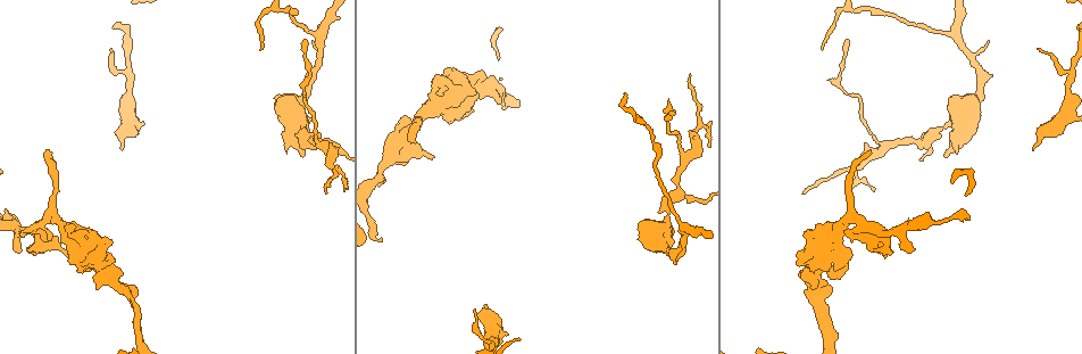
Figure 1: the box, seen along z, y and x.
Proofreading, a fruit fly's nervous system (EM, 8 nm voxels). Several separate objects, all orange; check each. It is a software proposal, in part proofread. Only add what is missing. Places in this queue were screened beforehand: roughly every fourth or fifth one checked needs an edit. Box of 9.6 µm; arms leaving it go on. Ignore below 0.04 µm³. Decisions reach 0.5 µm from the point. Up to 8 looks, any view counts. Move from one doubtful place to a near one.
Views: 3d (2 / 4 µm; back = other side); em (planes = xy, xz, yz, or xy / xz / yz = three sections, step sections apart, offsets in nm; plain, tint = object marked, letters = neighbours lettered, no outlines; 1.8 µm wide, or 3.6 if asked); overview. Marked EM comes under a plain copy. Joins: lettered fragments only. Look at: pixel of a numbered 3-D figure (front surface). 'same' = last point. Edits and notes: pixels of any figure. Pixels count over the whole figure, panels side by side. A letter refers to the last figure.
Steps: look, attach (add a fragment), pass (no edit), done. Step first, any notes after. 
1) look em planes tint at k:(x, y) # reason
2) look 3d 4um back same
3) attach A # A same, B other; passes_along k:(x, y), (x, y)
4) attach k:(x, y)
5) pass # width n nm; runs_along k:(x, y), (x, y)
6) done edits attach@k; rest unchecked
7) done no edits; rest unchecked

look 3d 2um back at 1:(50, 152) # free end

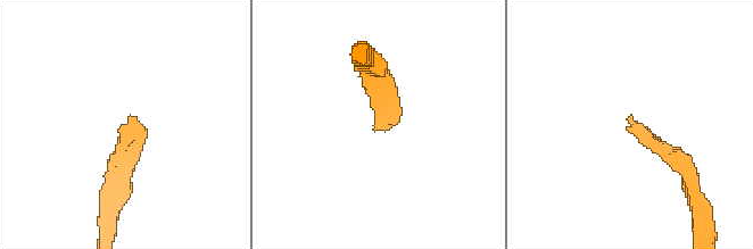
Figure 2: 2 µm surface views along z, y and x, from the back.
look em xy step 16 tint at 2:(128, 118) # now the EM

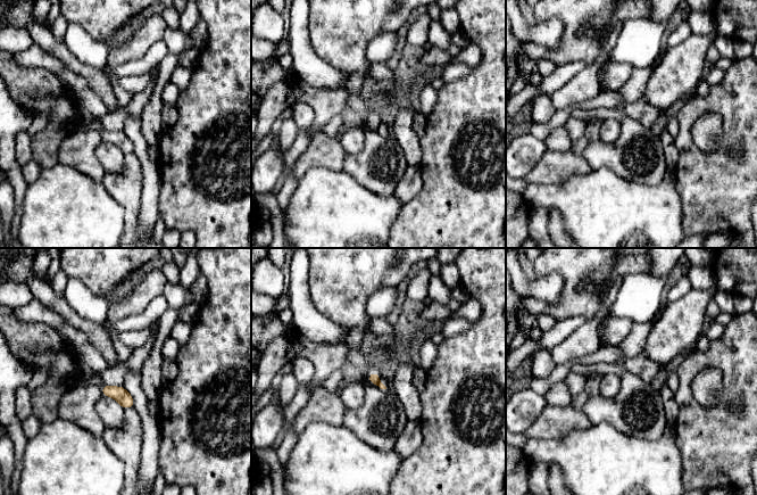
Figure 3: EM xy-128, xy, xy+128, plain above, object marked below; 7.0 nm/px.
look em planes letters same

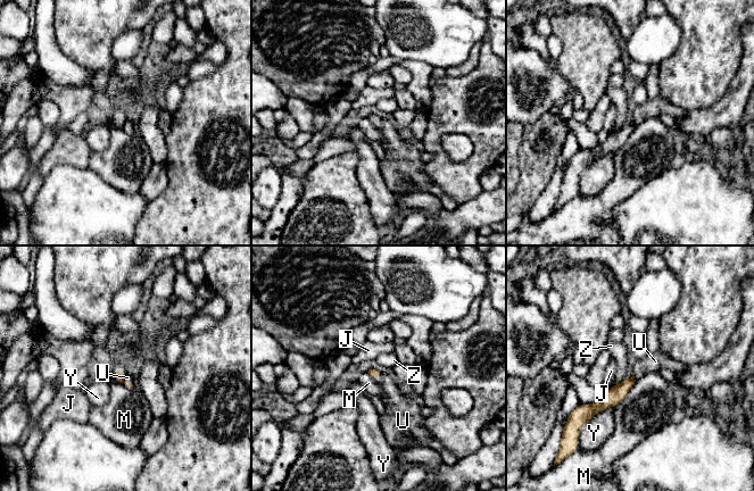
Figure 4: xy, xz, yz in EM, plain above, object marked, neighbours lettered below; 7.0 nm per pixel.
attach 4:(655, 361) # J other, M other, U same, Y other, Z other; passes_along 4:(616, 393), (634, 376), (655, 361); it goes on there

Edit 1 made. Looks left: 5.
look 3d 2um at 1:(911, 249) # tapers out

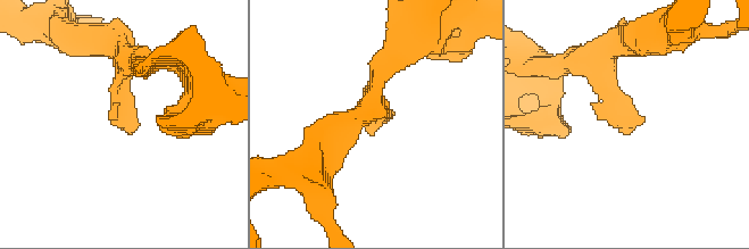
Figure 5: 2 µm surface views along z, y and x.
look em planes tint at 5:(640, 124)

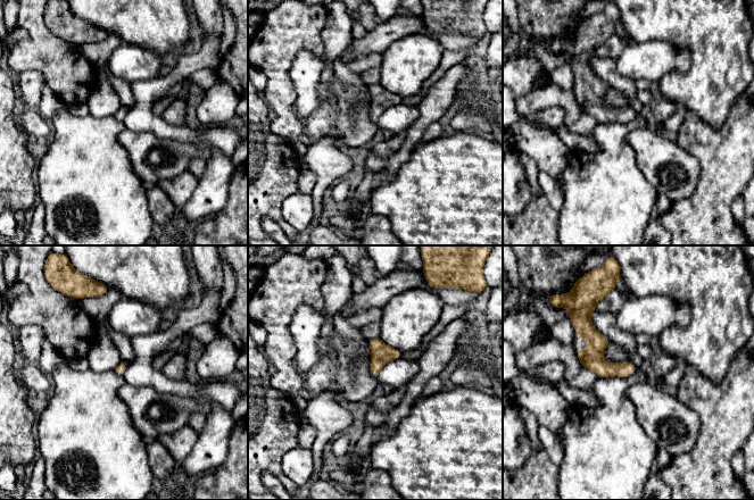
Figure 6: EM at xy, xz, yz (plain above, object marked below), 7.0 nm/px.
look em planes letters same # what lies round it

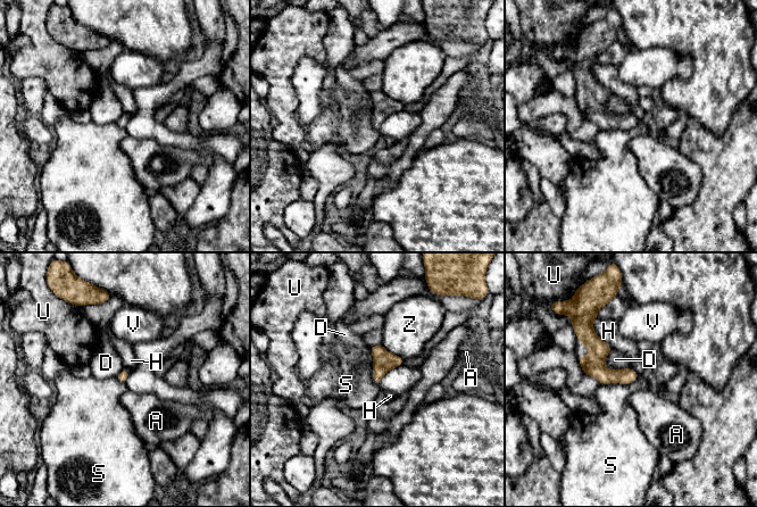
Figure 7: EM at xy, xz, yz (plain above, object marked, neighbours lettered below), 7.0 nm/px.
pass # A other, D other, H other, S other, U other, V other, Z other; runs_along 7:(589, 327), (597, 364), (630, 380); no lettered fragment goes on from it

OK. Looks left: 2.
look em xy step 8 tint at 1:(485, 305) # an open end

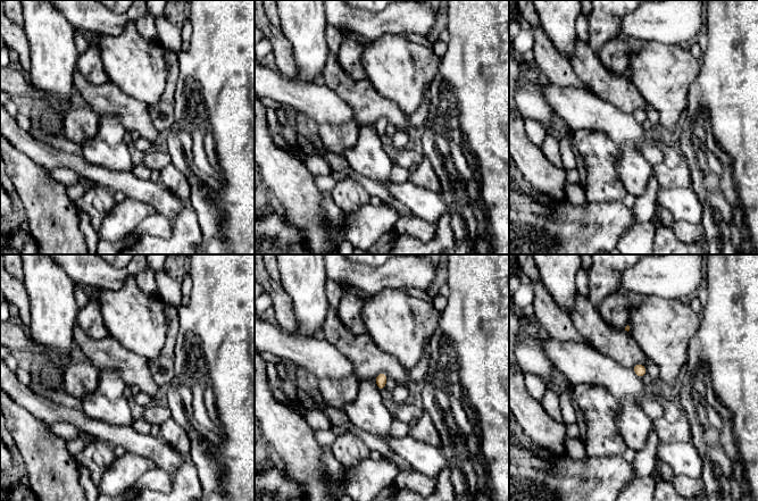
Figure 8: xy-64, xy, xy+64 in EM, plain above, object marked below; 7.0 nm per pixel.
look em yz step 16 letters same

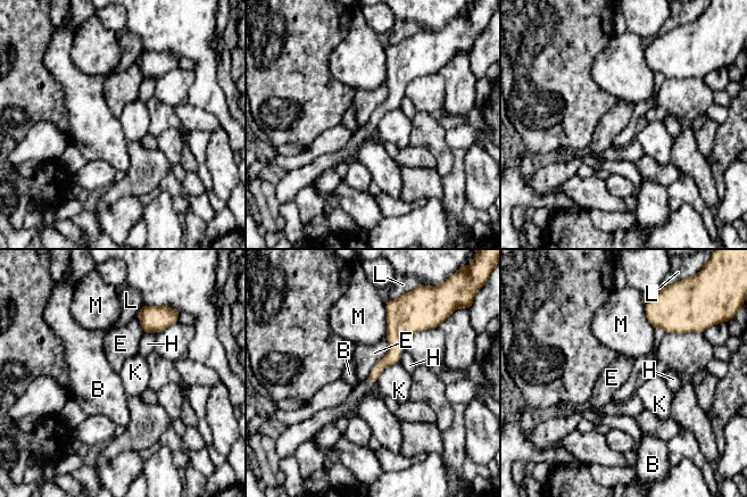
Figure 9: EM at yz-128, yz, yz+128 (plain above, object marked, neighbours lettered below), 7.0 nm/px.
pass # B other, E other, H other, K other, L other, M other; runs_along 9:(390, 311), (395, 353), (373, 381); none of them fits

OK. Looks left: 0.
done edits attach@4; rest unchecked

